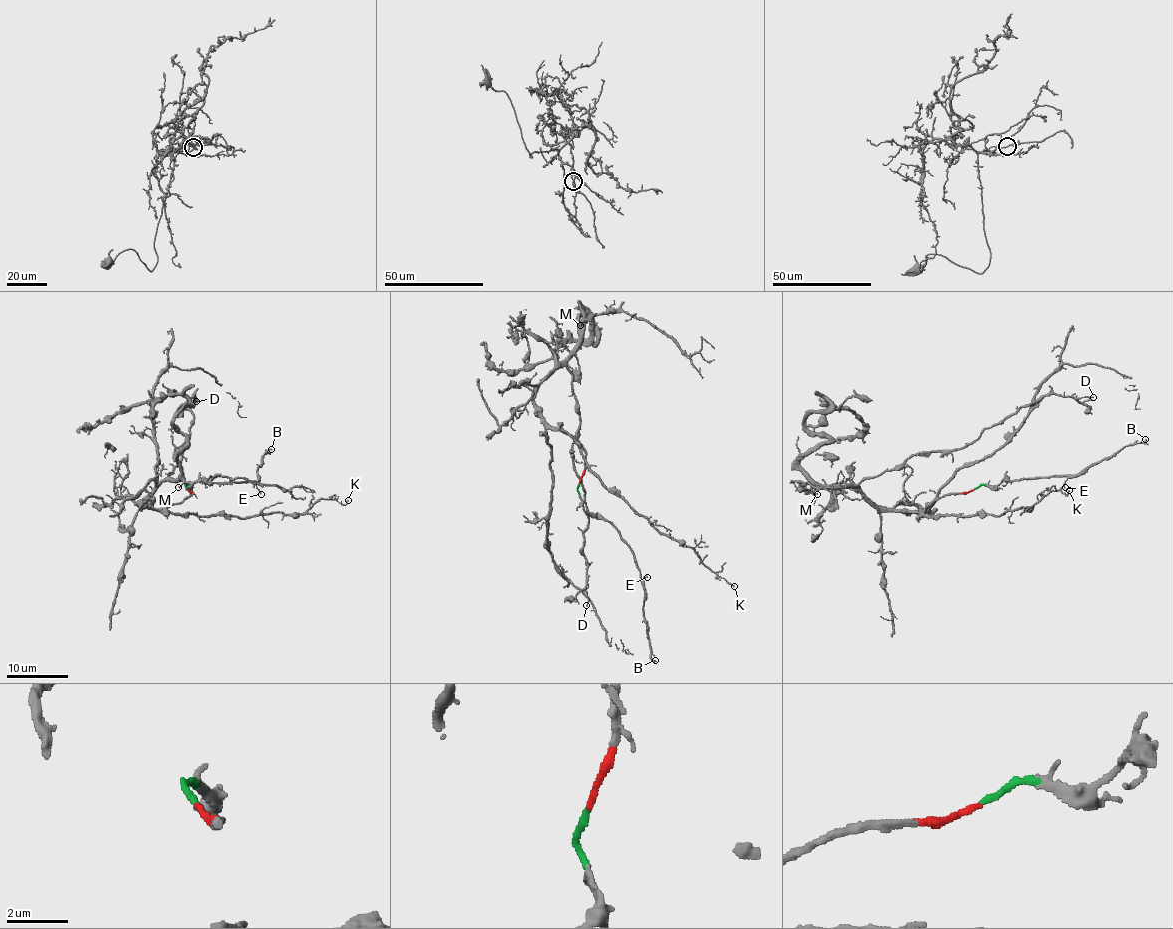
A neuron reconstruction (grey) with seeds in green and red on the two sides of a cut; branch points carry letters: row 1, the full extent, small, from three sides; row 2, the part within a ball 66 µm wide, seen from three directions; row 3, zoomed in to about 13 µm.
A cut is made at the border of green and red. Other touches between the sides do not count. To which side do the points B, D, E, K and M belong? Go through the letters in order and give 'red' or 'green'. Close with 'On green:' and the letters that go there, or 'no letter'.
B: green
D: red
E: green
K: red
M: red
On green: B, E

